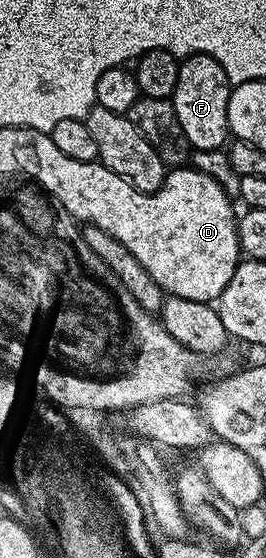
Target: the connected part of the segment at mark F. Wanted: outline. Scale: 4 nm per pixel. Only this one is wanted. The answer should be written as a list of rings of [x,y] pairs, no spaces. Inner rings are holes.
[[[192,53],[179,64],[179,79],[175,83],[175,91],[171,98],[175,107],[175,115],[179,115],[179,127],[183,127],[183,135],[187,135],[190,146],[197,149],[217,149],[230,140],[229,120],[227,119],[227,103],[231,83],[215,63],[202,53]]]

